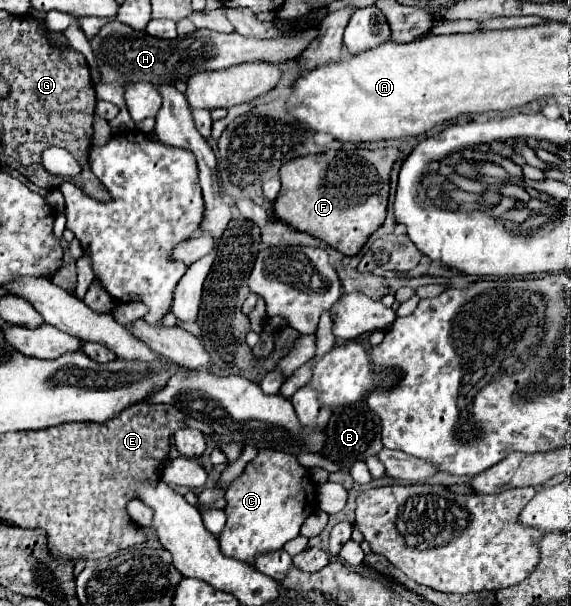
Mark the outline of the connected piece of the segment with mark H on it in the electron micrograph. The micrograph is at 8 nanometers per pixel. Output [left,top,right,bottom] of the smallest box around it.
[91,19,317,135]

